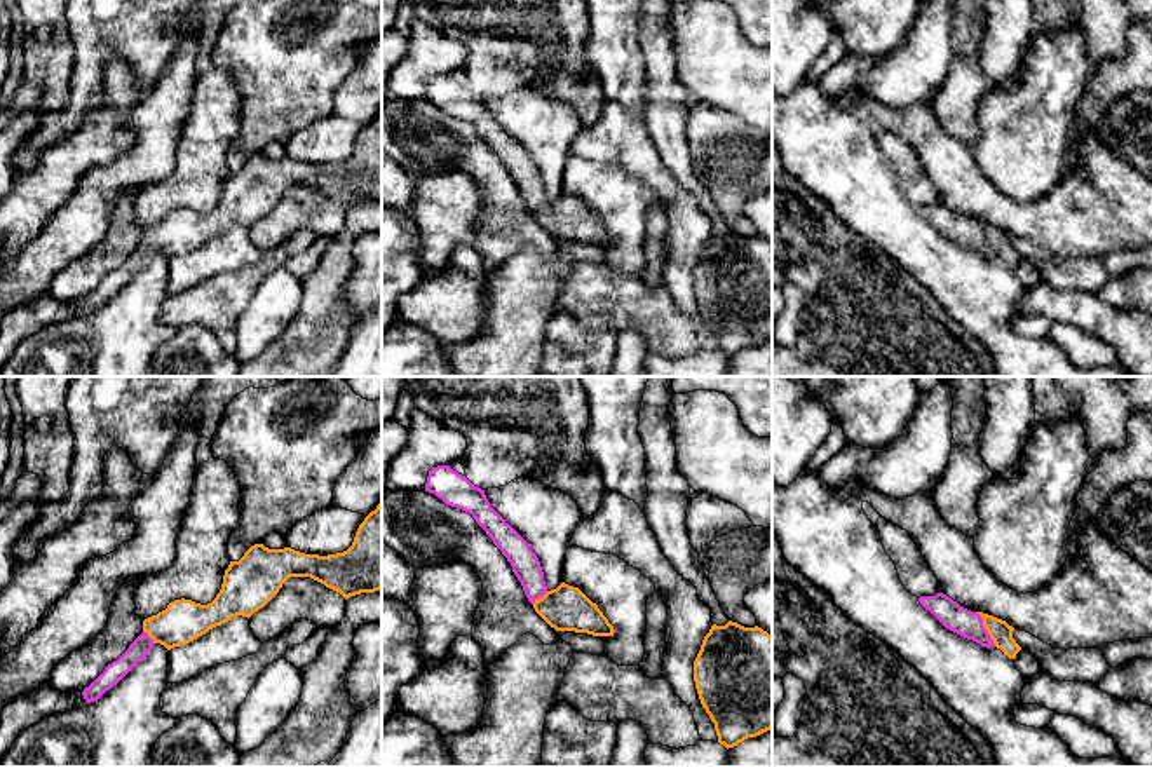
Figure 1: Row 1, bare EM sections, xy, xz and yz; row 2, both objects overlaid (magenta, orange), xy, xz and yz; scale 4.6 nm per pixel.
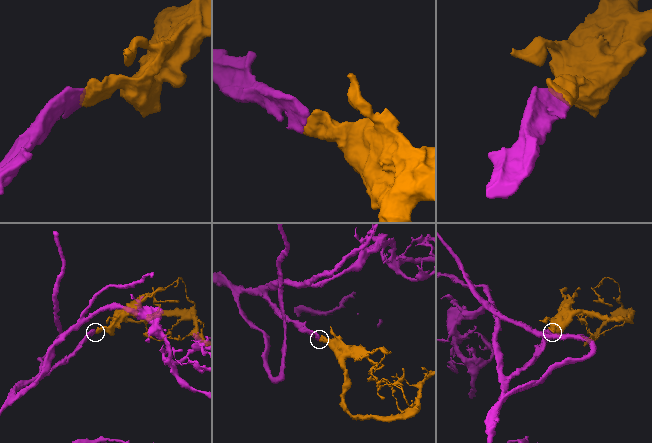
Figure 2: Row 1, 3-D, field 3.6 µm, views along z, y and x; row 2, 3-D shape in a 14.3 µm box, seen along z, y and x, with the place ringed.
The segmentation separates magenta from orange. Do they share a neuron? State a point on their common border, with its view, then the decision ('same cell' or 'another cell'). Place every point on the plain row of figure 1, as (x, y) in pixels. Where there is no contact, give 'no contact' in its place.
contact yz (985, 239); same cell

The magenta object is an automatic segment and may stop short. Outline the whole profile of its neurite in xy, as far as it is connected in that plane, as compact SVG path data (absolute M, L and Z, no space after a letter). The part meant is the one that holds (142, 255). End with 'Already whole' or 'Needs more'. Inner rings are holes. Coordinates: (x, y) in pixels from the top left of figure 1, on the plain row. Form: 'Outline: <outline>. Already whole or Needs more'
Outline: M382 112L359 134L352 155L336 164L305 164L291 157L268 159L263 153L251 155L239 171L230 171L216 207L200 214L192 209L174 209L166 220L143 230L143 242L129 258L85 298L78 300L84 312L98 310L106 300L117 295L138 272L141 272L155 253L167 260L186 255L209 239L228 232L232 227L251 227L263 218L289 187L310 187L326 197L340 202L345 209L361 202L382 199Z. Needs more

